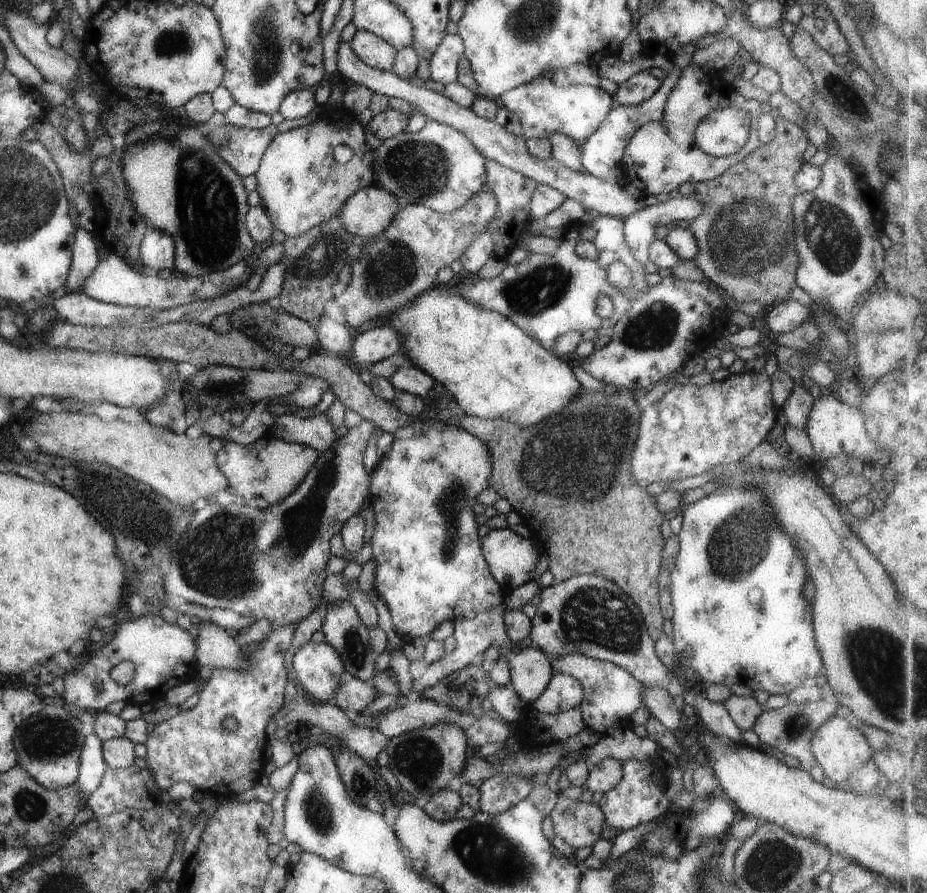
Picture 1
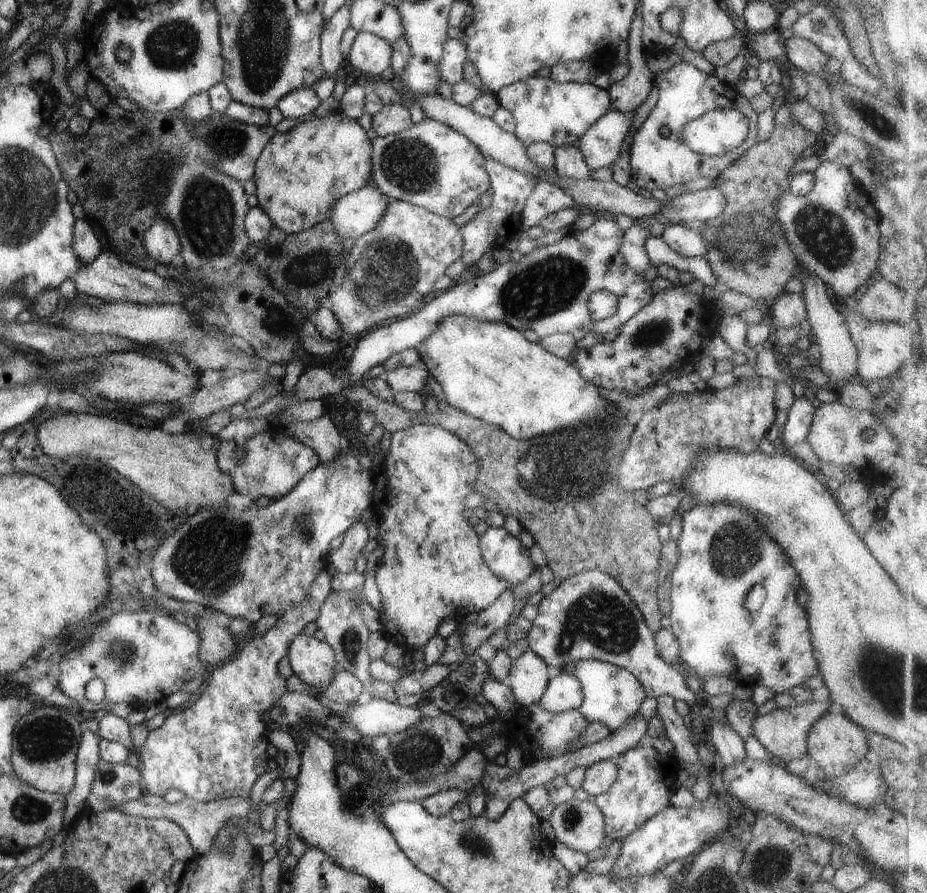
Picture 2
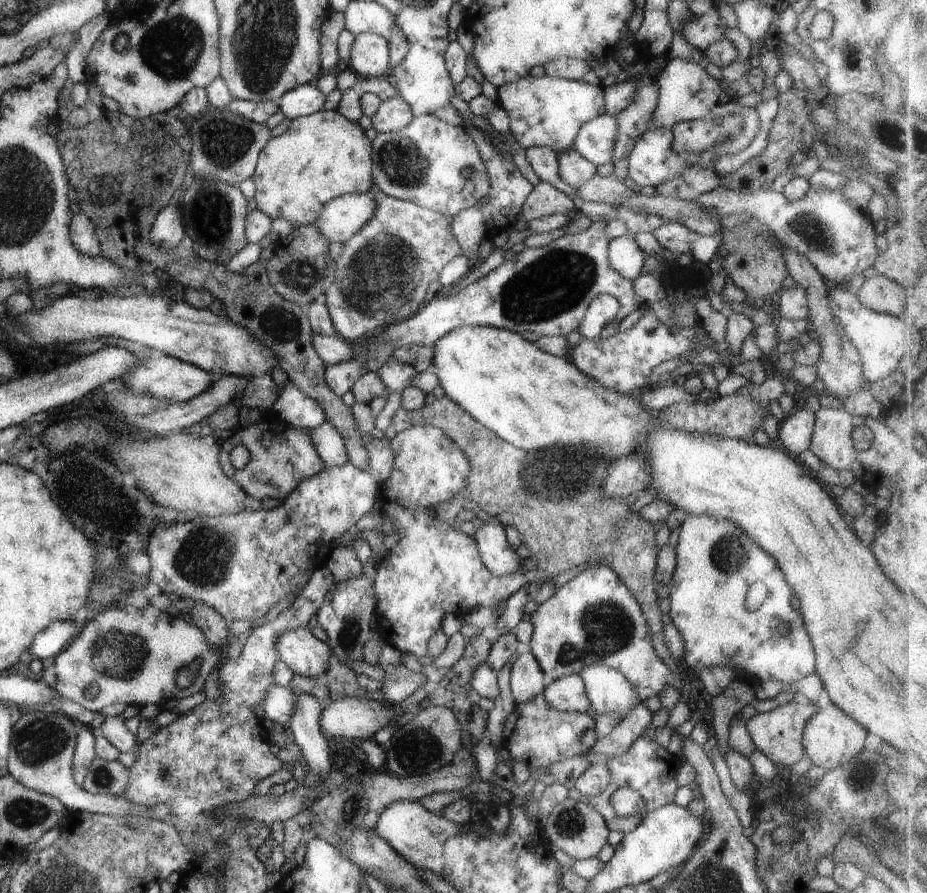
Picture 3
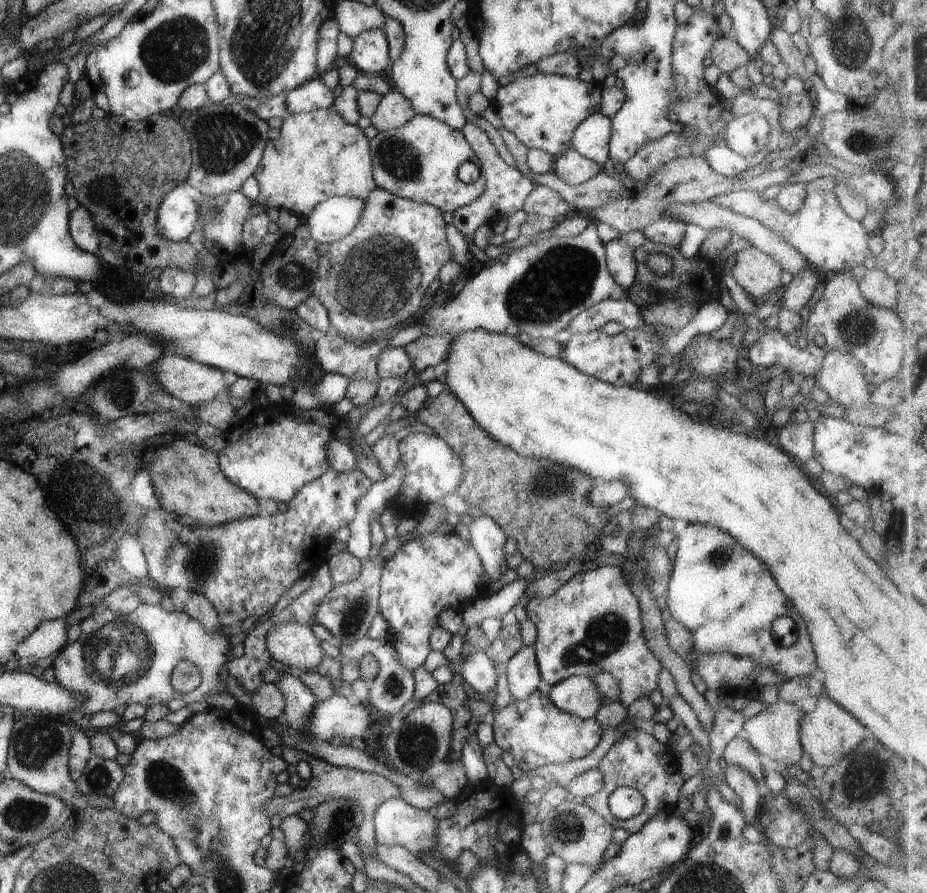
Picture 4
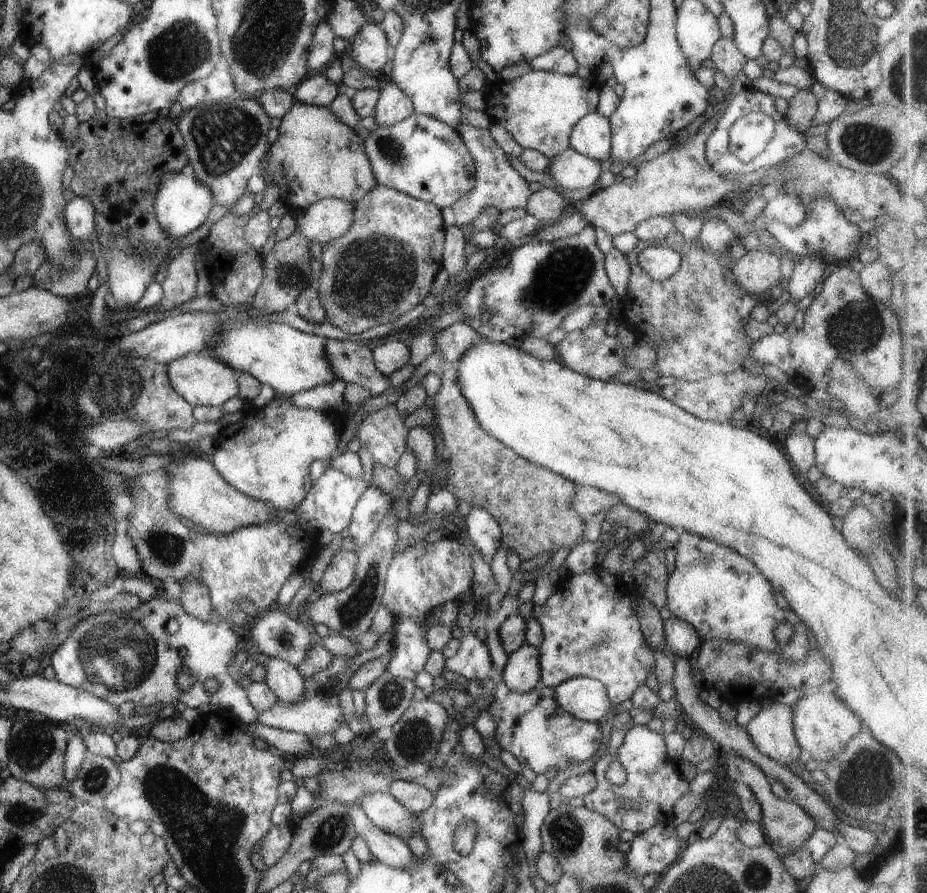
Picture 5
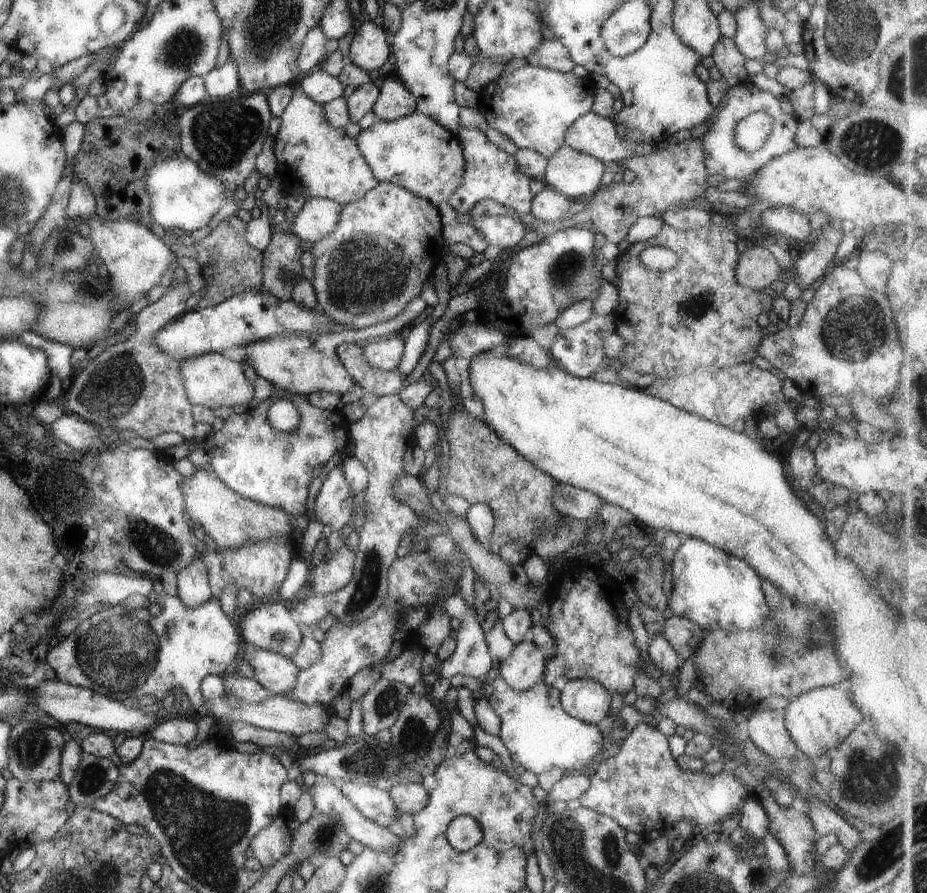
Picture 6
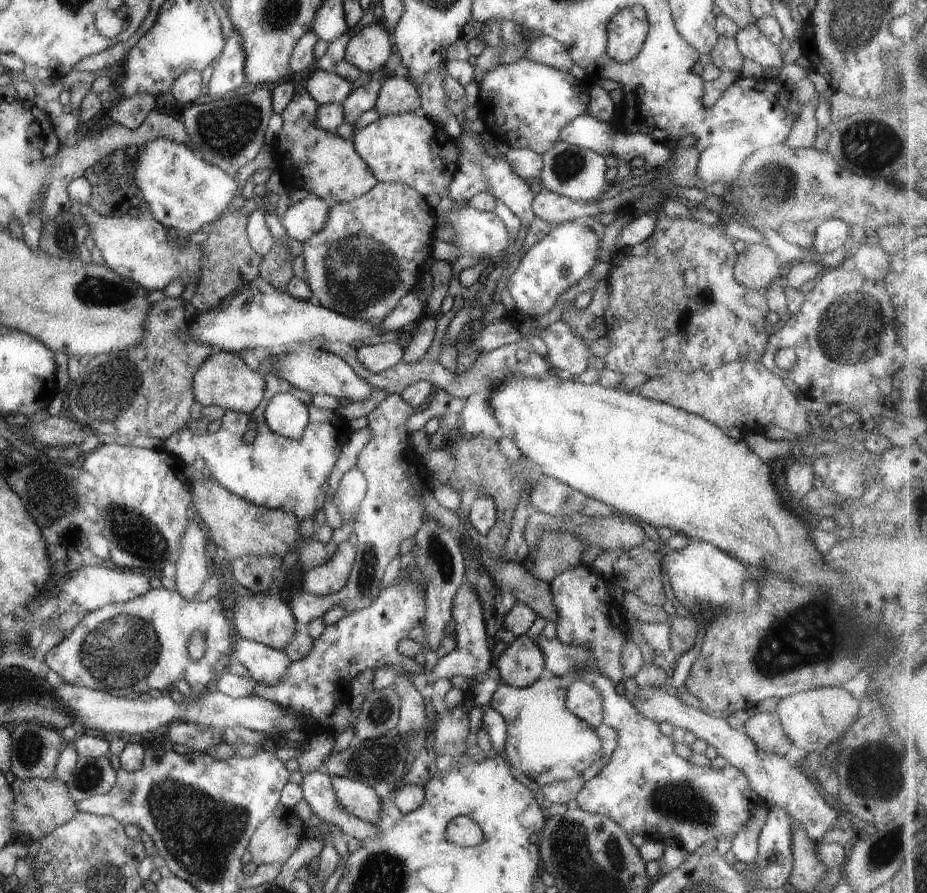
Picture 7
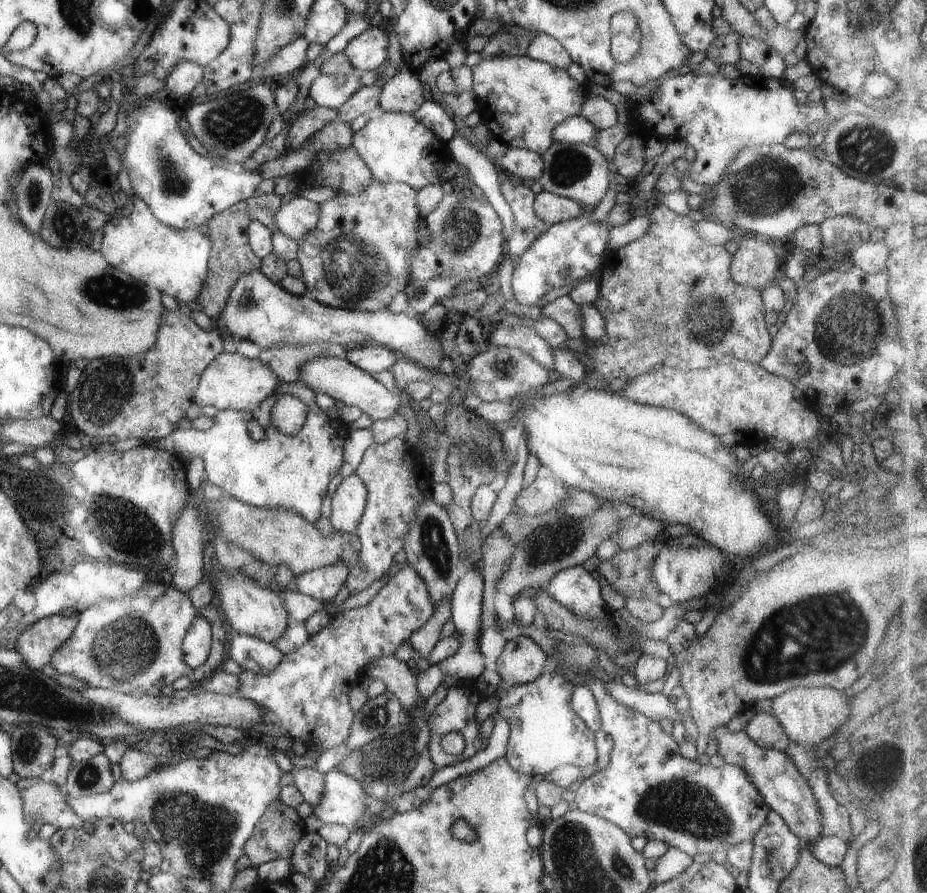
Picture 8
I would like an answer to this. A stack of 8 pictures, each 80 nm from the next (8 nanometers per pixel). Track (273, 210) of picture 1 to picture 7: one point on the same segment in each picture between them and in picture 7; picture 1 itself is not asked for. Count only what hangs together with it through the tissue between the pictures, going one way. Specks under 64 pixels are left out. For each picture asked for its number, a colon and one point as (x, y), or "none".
2: (298, 174)
3: (327, 156)
4: (317, 155)
5: (319, 156)
6: (324, 162)
7: (326, 165)

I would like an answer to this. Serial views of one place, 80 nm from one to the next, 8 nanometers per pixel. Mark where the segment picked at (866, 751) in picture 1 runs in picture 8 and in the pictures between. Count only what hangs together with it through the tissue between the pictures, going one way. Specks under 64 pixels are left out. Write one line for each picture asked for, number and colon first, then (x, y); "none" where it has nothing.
2: (834, 743)
3: (830, 738)
4: (828, 733)
5: (822, 724)
6: (817, 721)
7: (812, 719)
8: (808, 715)

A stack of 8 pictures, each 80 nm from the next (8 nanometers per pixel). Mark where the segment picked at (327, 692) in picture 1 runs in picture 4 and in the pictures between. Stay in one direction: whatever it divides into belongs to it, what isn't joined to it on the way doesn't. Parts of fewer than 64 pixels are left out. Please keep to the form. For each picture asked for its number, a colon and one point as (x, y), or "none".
2: (311, 660)
3: (304, 655)
4: (293, 646)

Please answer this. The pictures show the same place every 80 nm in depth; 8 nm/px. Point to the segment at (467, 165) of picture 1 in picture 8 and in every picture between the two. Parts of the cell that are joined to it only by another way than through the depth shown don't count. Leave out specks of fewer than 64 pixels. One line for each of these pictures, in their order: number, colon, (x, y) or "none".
2: (430, 165)
3: (435, 165)
4: (418, 161)
5: (420, 156)
6: (413, 152)
7: (405, 148)
8: (395, 147)

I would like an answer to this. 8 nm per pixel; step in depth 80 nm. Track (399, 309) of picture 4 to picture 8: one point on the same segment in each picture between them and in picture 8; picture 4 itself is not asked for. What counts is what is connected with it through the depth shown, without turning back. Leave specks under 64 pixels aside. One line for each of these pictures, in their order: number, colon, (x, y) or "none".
5: (384, 264)
6: (386, 244)
7: (371, 252)
8: (356, 257)

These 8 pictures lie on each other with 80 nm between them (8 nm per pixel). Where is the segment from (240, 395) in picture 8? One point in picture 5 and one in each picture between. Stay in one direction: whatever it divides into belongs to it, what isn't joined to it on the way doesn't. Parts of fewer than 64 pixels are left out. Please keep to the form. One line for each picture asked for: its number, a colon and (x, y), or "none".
5: (201, 379)
6: (210, 380)
7: (222, 379)

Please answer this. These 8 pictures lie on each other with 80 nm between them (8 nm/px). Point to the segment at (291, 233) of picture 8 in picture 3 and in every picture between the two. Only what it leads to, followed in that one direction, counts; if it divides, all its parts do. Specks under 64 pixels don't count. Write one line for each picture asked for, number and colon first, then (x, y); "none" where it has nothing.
3: (341, 217)
4: (333, 218)
5: (327, 218)
6: (317, 217)
7: (303, 219)

